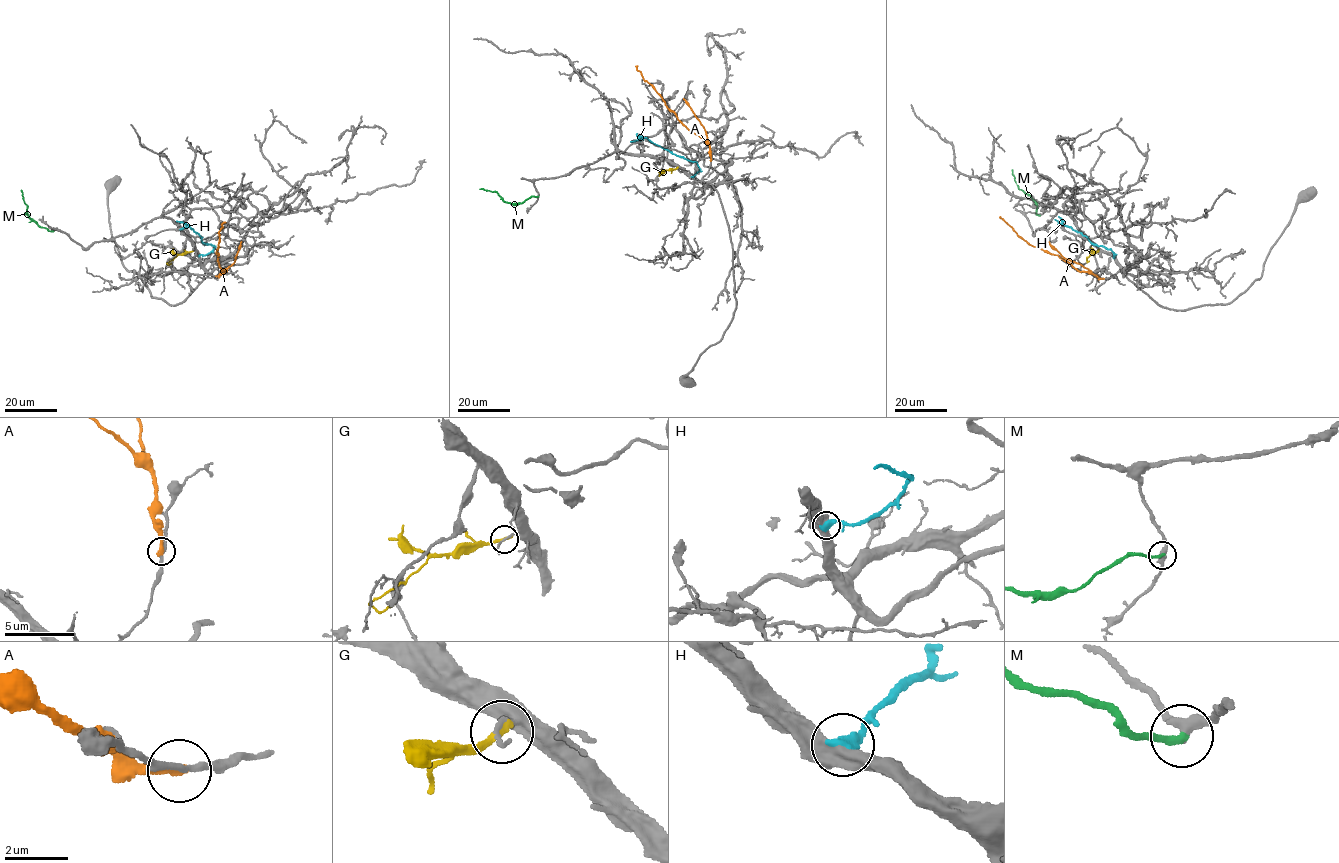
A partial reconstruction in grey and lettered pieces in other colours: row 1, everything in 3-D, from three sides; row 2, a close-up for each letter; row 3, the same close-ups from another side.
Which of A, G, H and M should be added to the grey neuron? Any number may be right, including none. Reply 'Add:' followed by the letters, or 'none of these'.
Add: none of these

